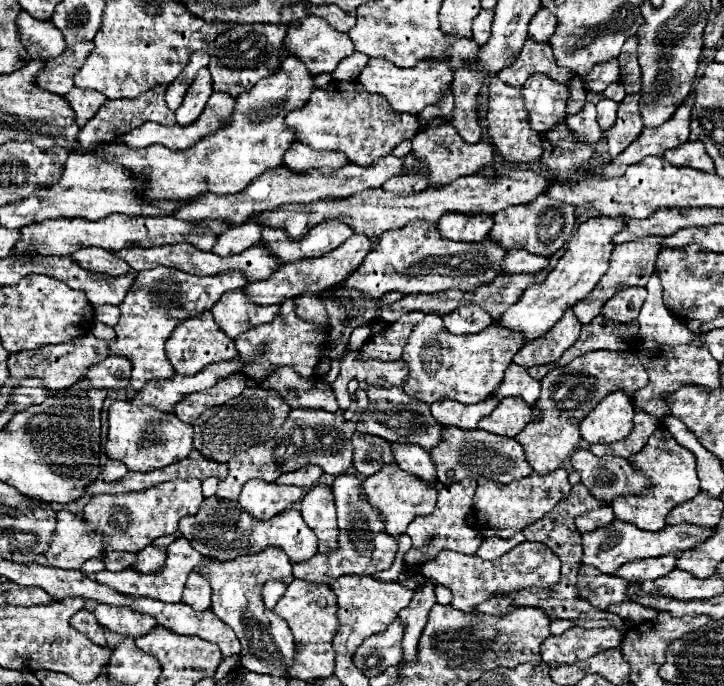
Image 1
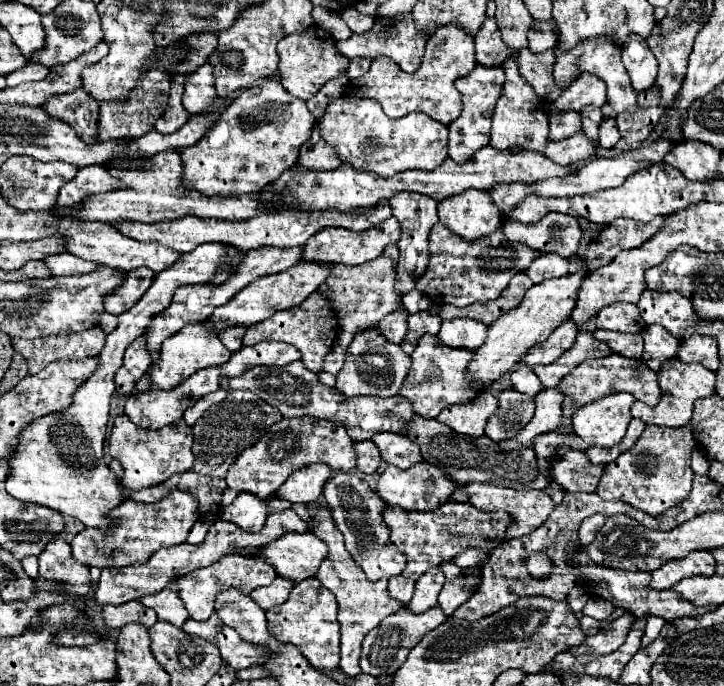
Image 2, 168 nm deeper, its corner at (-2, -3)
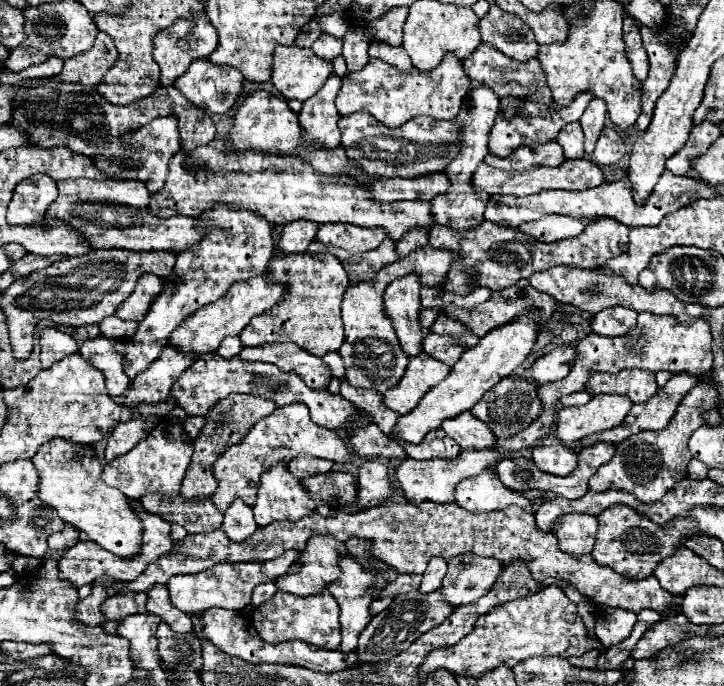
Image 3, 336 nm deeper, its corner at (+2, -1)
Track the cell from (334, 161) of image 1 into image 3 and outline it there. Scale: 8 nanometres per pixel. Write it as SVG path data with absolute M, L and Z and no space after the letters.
M332 73L324 87L302 103L302 111L298 113L300 125L306 131L306 137L312 143L318 143L326 149L334 149L340 145L340 129L338 129L338 111L334 99L340 91L342 77Z

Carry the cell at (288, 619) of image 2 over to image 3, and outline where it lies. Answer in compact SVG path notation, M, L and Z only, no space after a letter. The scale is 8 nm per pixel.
M278 589L274 597L252 613L254 629L258 629L258 635L266 643L282 643L290 639L300 639L310 645L318 645L322 649L338 649L340 647L340 621L338 621L338 603L330 593L322 593L322 597L294 597L292 593L286 593Z

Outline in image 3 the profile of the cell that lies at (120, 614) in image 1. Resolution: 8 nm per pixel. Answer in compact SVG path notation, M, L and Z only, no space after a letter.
M116 593L102 603L102 613L110 621L122 621L134 613L146 613L146 593Z

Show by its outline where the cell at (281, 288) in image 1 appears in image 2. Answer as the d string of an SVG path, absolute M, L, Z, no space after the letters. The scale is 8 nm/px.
M298 263L286 271L274 273L274 275L264 275L262 279L256 279L254 283L246 285L238 295L234 295L234 299L230 299L230 303L218 307L214 311L214 315L210 315L208 323L212 327L216 327L218 331L228 327L228 325L254 325L260 323L264 319L268 319L272 313L282 311L282 309L290 309L300 305L310 293L314 293L330 275L332 265L320 265L320 263Z

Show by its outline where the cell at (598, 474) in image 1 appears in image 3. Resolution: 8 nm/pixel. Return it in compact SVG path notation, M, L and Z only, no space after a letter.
M556 443L550 447L534 447L532 449L532 461L536 463L536 467L540 471L564 477L576 469L578 455L572 449Z

